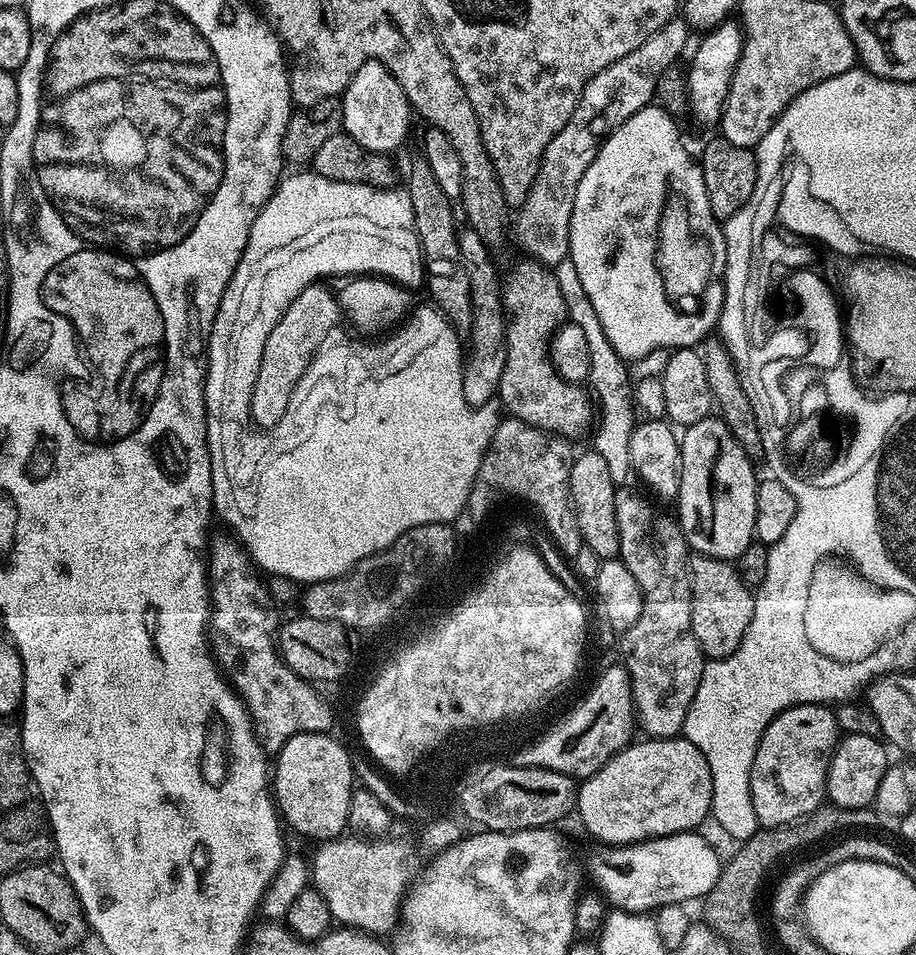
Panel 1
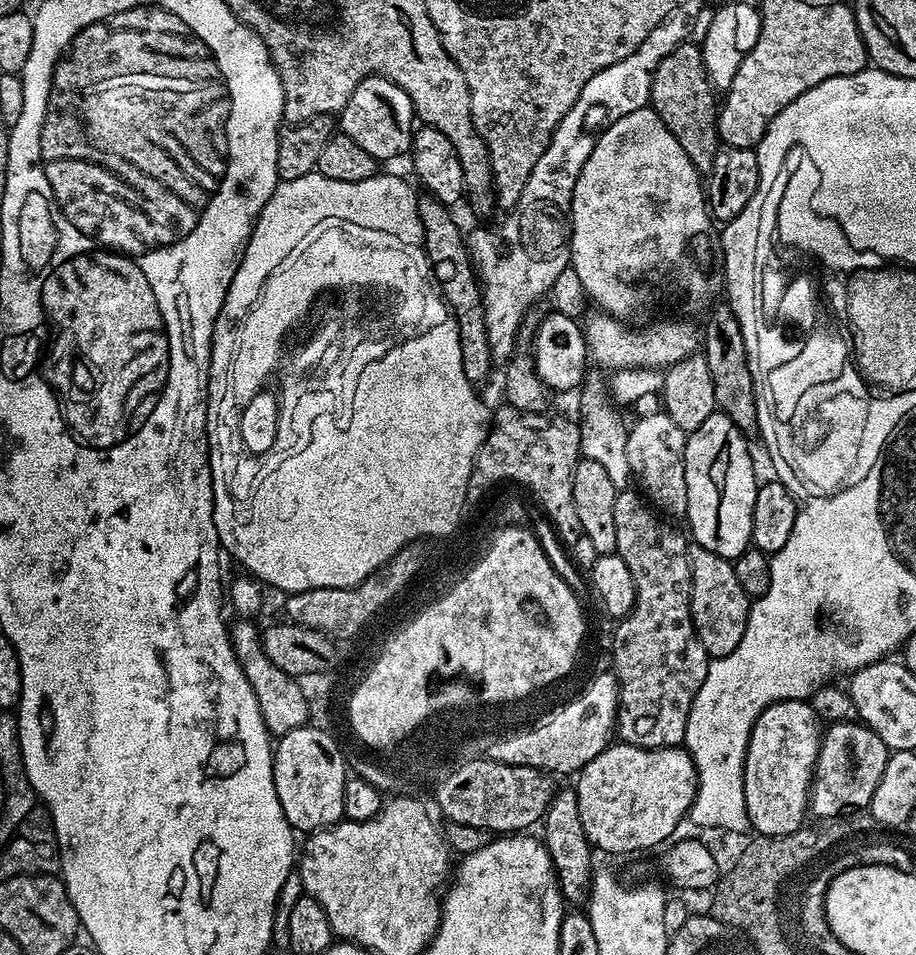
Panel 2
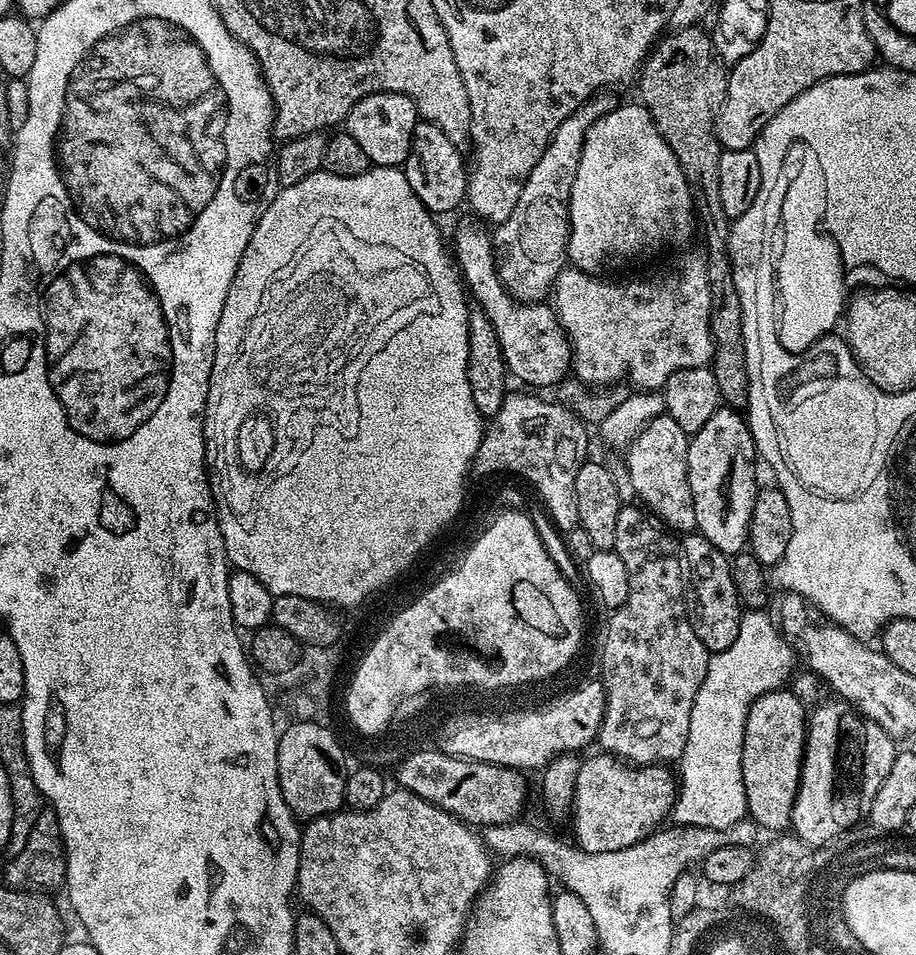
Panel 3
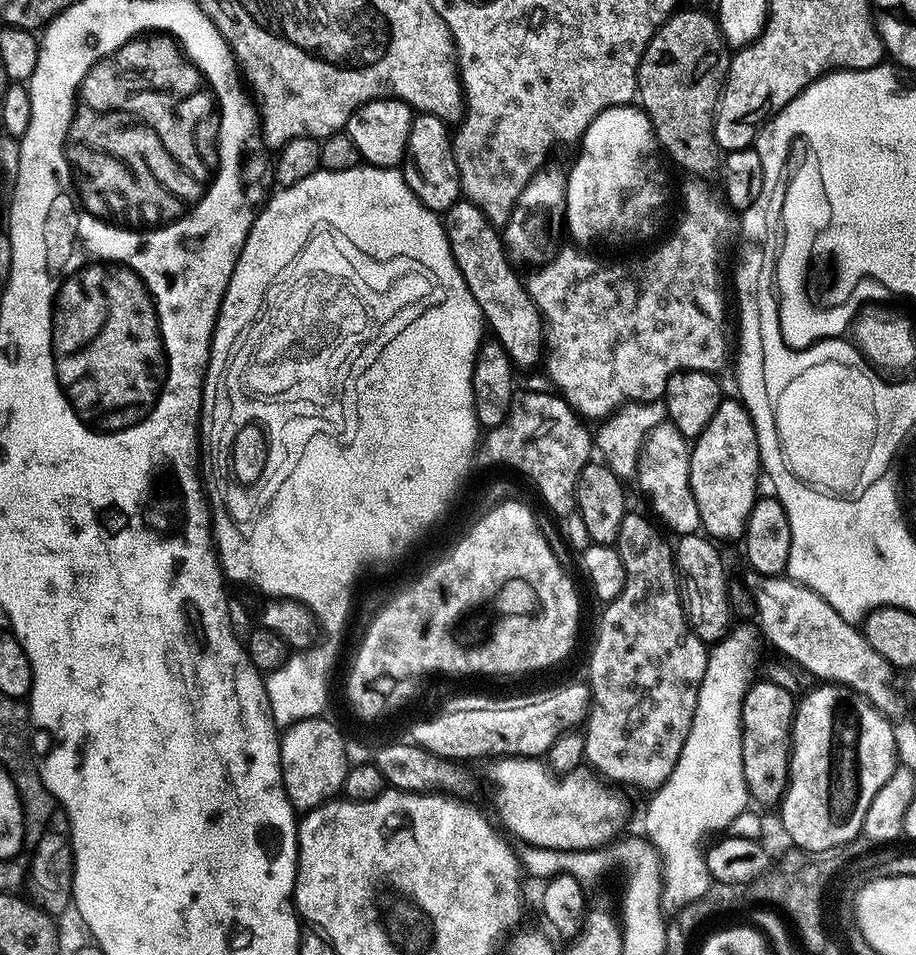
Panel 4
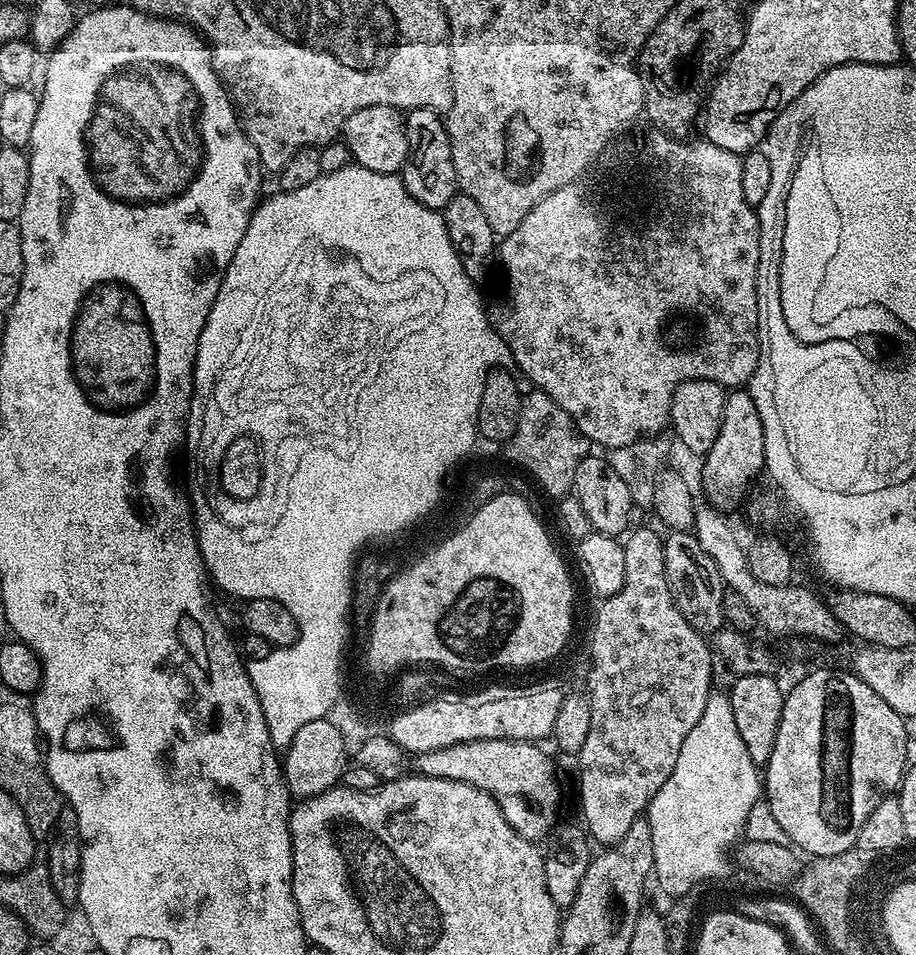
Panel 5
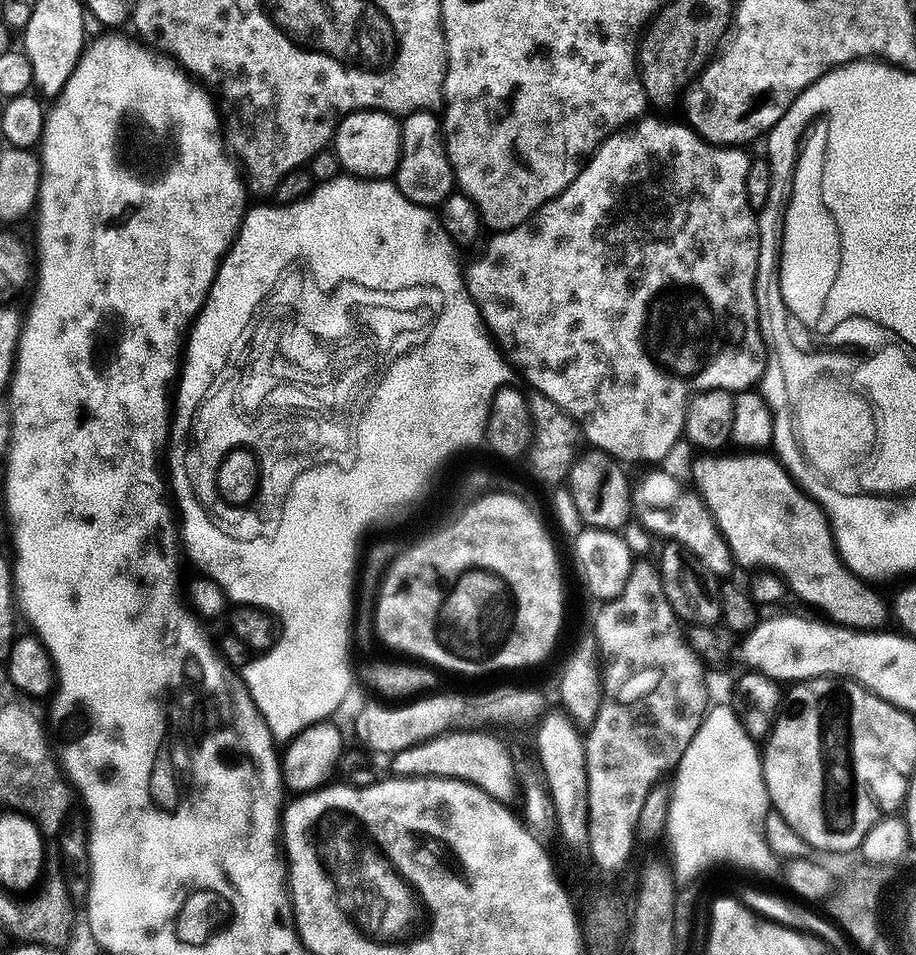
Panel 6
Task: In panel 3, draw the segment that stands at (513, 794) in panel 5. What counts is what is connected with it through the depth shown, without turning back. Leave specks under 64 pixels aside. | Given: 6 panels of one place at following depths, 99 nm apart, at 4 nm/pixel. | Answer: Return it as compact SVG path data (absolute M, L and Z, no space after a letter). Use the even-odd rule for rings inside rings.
M599 754L585 759L578 770L576 799L570 813L572 828L576 831L575 843L584 852L616 851L633 847L644 837L651 836L669 819L678 795L678 780L673 769L658 764L633 766L615 756Z

